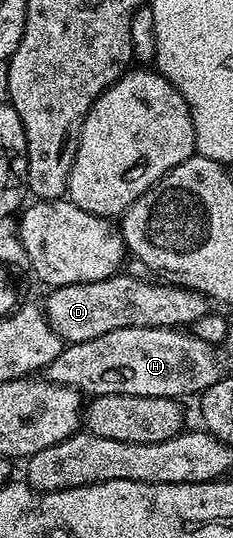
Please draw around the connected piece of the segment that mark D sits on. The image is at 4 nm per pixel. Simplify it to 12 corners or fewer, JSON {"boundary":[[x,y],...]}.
{"boundary":[[126,273],[54,287],[43,310],[66,344],[128,327],[188,328],[211,303]]}

